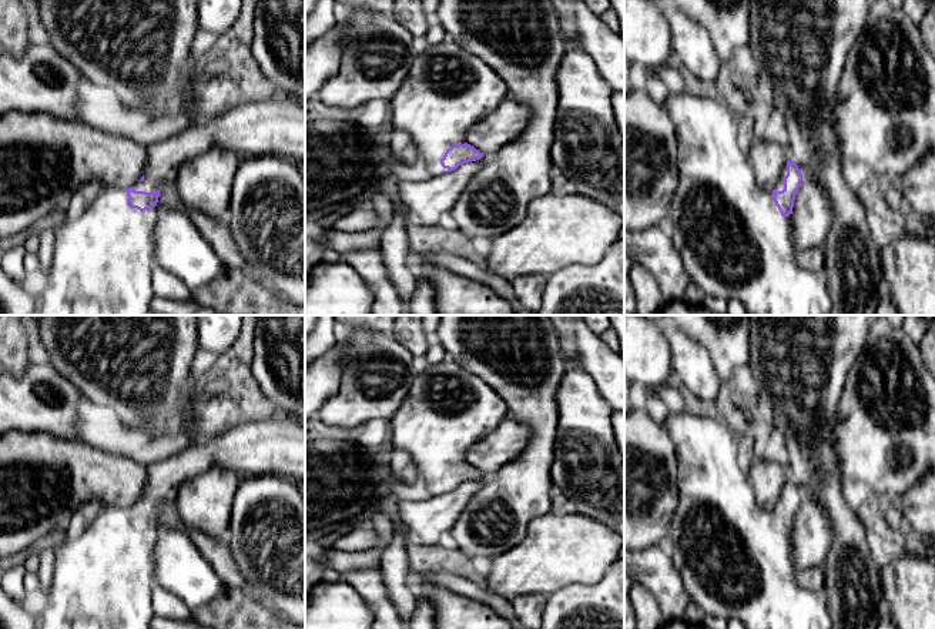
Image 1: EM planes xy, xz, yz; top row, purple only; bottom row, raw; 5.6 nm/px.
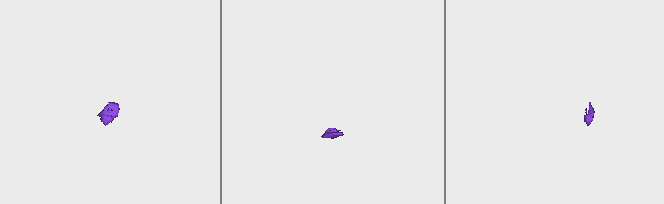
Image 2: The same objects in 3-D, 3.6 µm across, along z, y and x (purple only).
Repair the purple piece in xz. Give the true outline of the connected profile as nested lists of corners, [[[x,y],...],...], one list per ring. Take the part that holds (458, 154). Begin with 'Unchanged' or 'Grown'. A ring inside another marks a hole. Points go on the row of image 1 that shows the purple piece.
Grown. [[[448,37],[435,46],[422,43],[418,46],[408,76],[389,100],[392,108],[389,131],[408,133],[416,145],[416,157],[425,163],[429,173],[433,177],[443,175],[483,157],[465,141],[465,135],[475,123],[487,117],[506,100],[507,91],[506,83],[490,66],[452,39]]]

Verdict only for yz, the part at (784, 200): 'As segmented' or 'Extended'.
Extended

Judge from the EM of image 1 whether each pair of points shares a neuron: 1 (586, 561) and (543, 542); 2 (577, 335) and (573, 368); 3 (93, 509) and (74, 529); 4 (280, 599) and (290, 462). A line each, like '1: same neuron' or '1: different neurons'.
1: same neuron
2: different neurons
3: same neuron
4: different neurons

